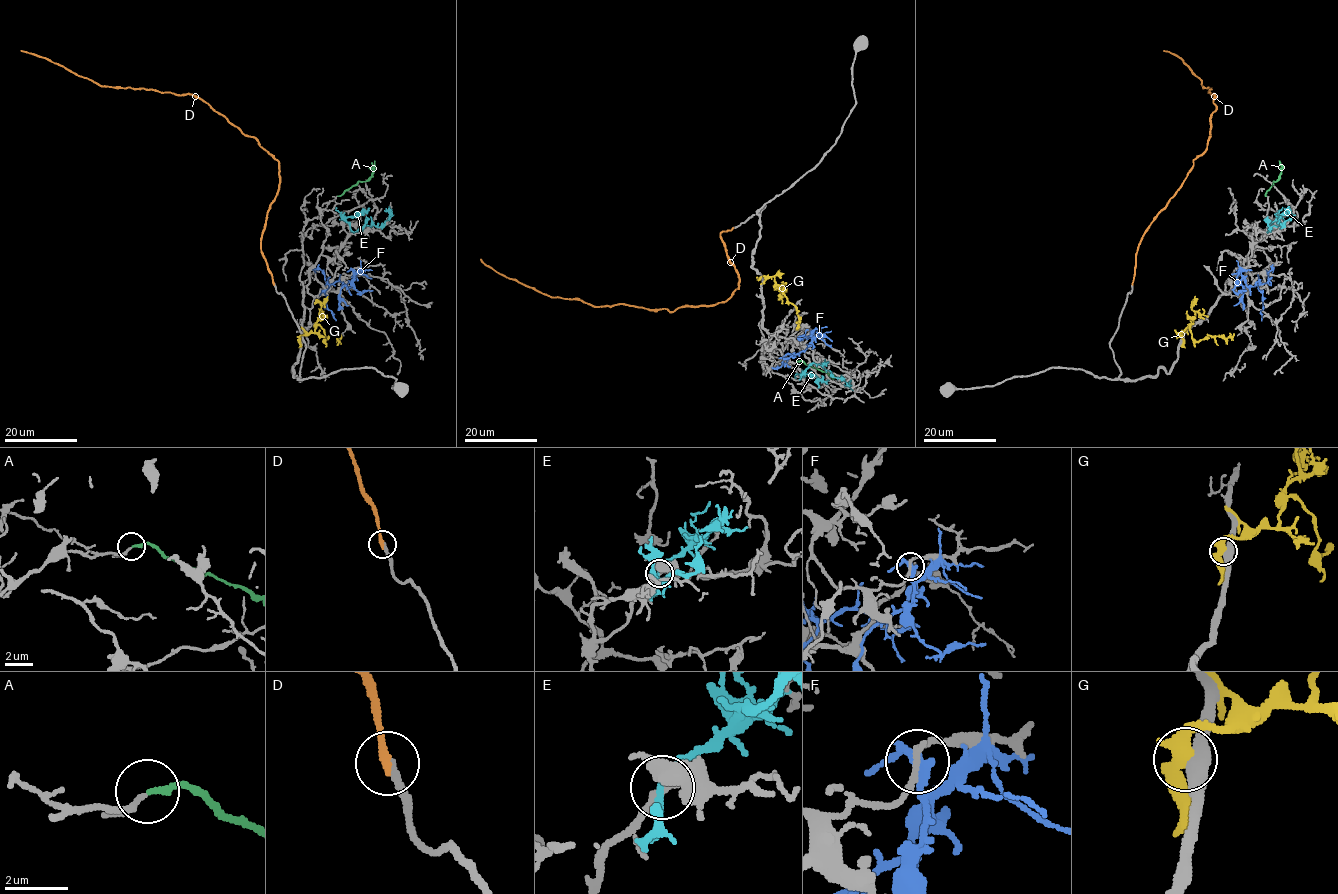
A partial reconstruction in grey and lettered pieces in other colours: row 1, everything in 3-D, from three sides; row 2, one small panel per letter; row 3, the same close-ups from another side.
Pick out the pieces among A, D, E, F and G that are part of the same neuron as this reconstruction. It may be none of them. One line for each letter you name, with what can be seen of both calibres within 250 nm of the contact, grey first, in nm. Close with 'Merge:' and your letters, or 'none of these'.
A: Thickness 130 nm (grey) against 190 nm
D: Thickness 240 nm (grey) against 240 nm
Merge: A, D

